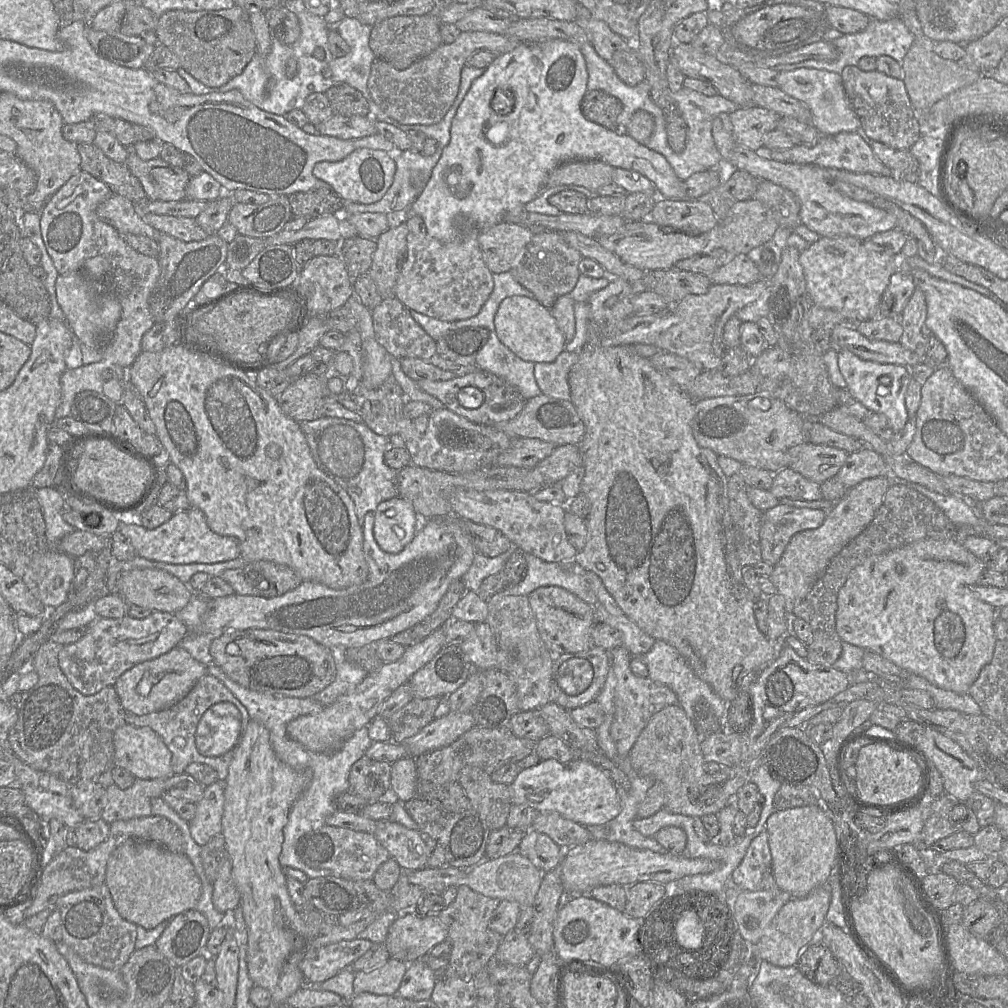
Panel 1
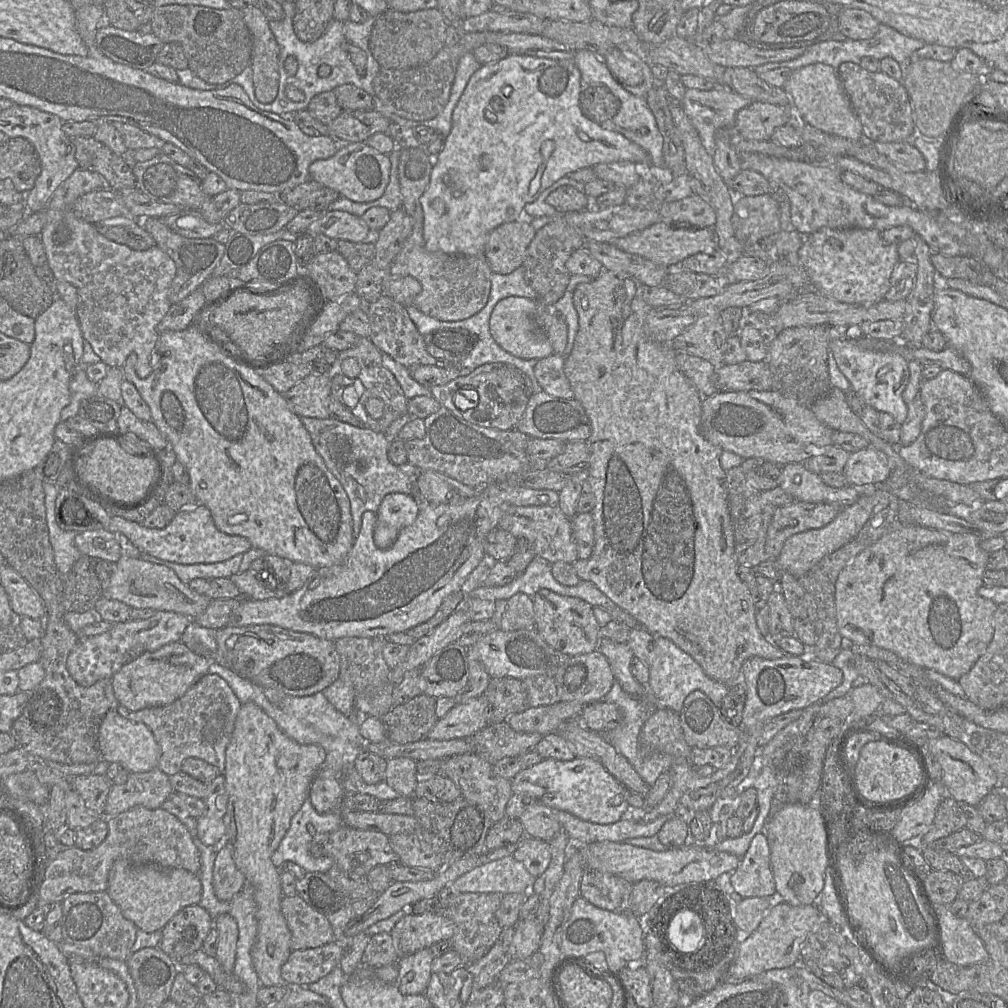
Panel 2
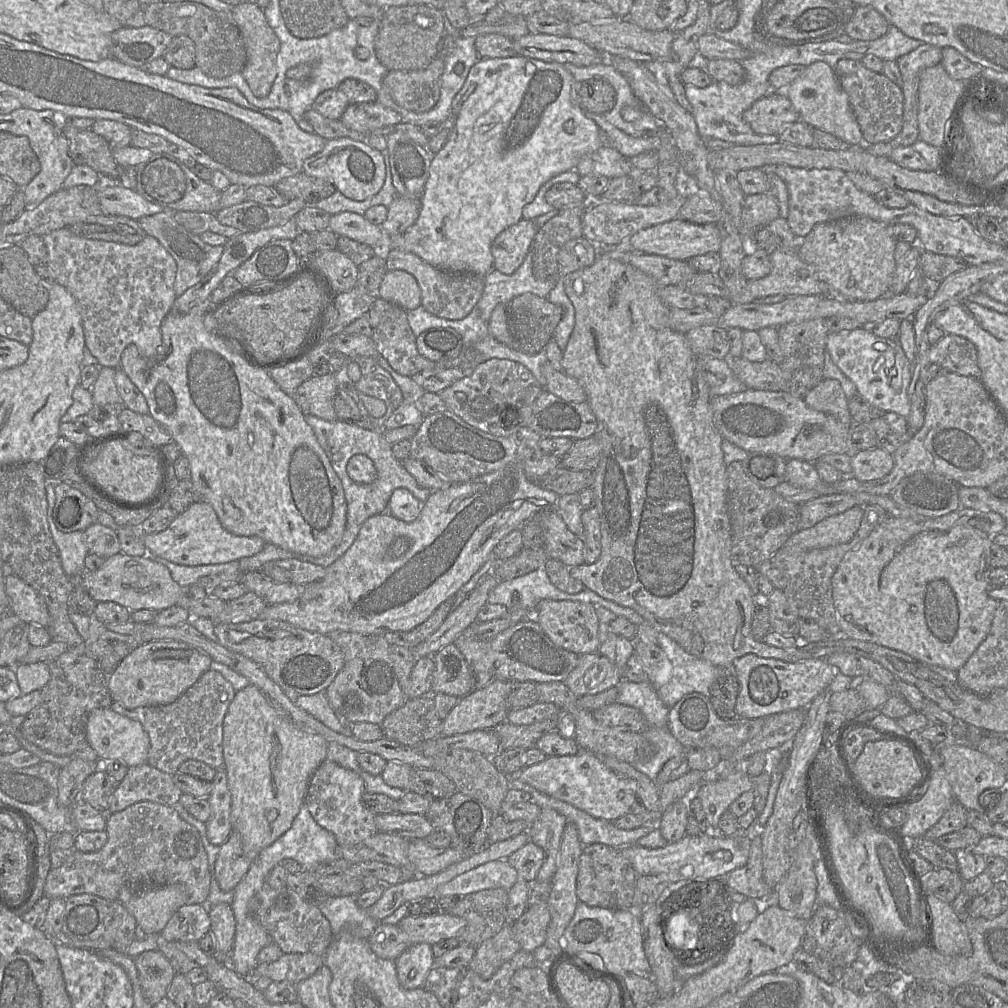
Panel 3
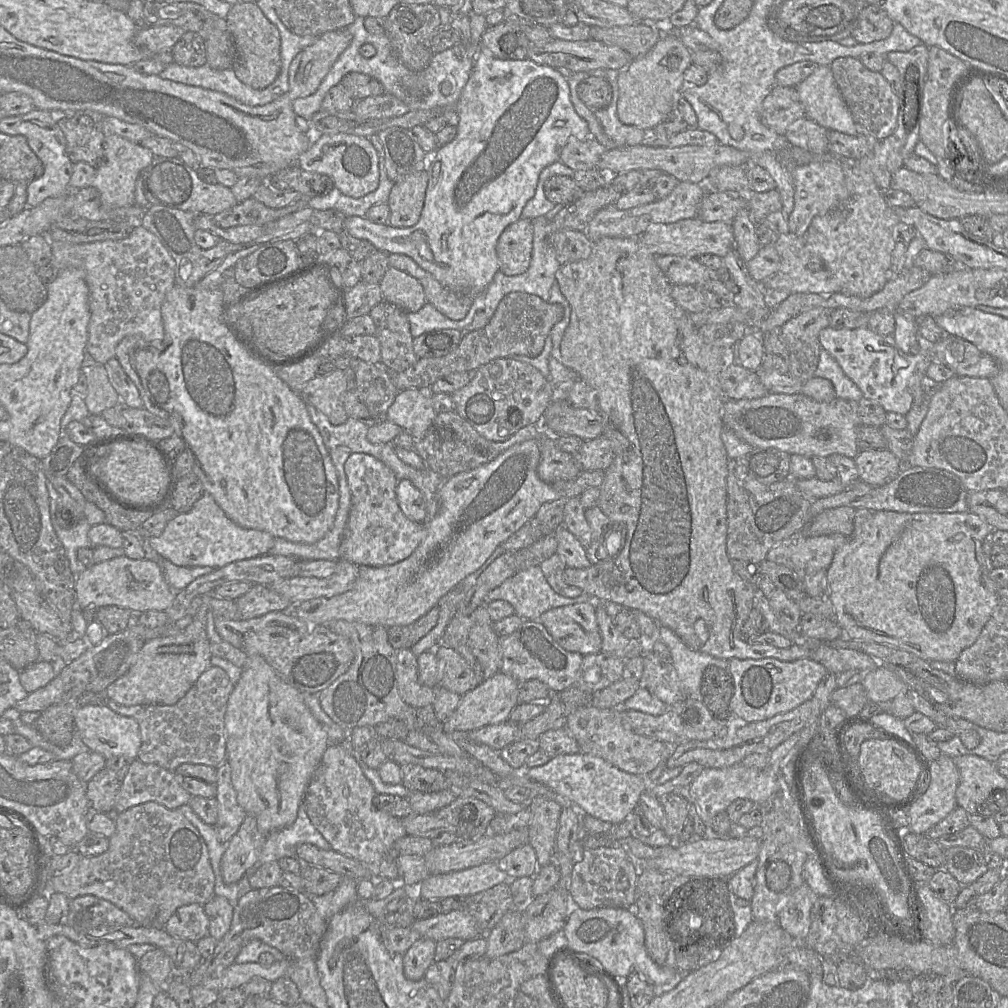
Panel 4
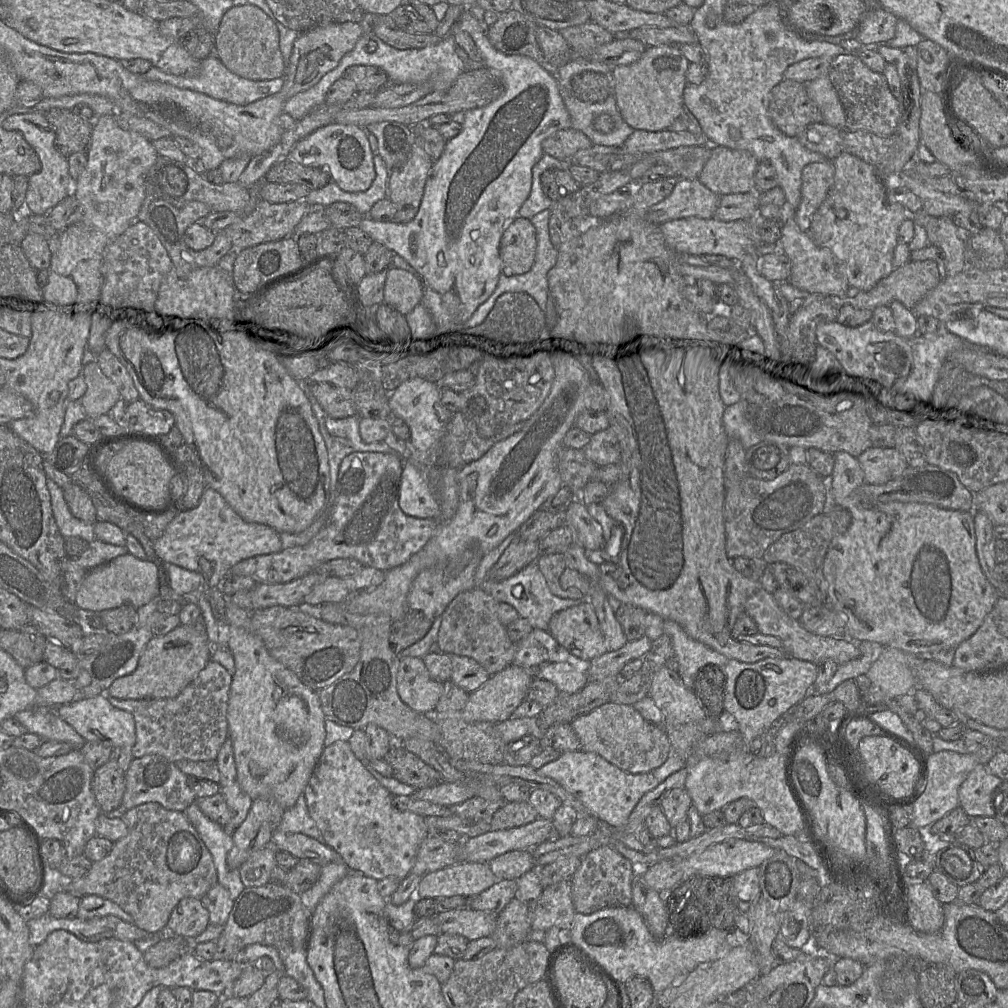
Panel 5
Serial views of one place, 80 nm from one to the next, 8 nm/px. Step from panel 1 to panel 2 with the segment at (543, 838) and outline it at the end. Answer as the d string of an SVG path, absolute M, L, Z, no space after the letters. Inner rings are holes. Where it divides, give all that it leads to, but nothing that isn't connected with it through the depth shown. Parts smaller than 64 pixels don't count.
M524 836L518 842L518 847L512 856L537 878L545 872L550 864L551 849L549 843L544 840Z

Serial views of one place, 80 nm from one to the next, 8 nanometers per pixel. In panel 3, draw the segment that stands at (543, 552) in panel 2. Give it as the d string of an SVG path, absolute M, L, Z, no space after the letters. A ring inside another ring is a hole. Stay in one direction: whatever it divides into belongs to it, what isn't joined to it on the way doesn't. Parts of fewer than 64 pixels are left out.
M548 509L539 514L543 529L543 547L549 558L555 558L570 567L582 565L584 560L583 539L575 535L556 509Z

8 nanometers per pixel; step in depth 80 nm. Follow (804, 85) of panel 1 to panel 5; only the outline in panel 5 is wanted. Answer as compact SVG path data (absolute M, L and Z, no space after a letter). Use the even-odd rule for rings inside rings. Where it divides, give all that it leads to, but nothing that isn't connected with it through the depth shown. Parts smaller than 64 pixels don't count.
M828 74L808 82L806 91L818 106L824 123L846 129L845 110Z

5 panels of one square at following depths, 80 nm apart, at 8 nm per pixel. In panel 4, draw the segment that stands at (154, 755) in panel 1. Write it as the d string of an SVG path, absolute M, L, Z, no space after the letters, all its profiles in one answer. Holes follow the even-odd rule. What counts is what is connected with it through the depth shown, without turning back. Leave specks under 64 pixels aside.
M105 704L86 705L75 712L74 724L78 736L91 751L101 754L106 759L113 756L124 756L131 761L137 759L141 736L135 719L120 715Z

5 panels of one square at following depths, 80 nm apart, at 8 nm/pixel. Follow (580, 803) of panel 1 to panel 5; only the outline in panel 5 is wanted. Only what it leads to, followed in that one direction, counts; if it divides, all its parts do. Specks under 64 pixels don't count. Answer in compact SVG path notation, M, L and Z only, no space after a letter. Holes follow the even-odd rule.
M582 749L564 752L558 759L543 765L536 772L553 779L576 797L598 821L612 828L622 828L642 796L659 784L651 772L630 774L600 755Z

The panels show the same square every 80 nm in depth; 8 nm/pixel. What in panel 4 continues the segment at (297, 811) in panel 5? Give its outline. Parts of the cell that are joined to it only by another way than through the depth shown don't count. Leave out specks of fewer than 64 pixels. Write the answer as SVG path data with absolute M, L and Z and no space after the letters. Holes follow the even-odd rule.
M303 799L293 824L274 830L267 836L258 861L252 870L262 864L278 861L286 856L296 857L296 848L304 843L312 844L323 850L332 849L329 842L312 824Z

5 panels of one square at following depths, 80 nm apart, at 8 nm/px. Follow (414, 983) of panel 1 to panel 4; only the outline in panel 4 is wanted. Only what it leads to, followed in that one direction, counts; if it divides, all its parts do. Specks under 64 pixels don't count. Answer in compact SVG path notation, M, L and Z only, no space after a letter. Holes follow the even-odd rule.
M422 938L414 943L403 954L403 969L407 979L418 981L423 979L429 966L435 961L436 942L430 938Z

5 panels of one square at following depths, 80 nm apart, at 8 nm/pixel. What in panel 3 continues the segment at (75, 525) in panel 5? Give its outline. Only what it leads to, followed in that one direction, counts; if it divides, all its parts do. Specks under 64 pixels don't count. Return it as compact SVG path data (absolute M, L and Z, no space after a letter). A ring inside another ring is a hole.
M47 480L45 491L48 502L47 520L49 529L59 550L63 570L69 577L78 577L86 571L84 560L88 554L88 548L82 539L83 531L64 533L57 528L53 519L53 509L56 502L55 487Z

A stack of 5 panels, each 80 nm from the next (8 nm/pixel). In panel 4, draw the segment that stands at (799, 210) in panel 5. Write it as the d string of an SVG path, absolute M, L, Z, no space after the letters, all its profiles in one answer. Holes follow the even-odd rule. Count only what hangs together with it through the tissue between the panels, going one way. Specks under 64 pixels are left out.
M837 157L793 167L792 177L795 186L794 208L787 216L788 226L791 233L804 237L812 219L815 216L826 214L843 201L846 201L849 198L849 192L846 186L842 160Z

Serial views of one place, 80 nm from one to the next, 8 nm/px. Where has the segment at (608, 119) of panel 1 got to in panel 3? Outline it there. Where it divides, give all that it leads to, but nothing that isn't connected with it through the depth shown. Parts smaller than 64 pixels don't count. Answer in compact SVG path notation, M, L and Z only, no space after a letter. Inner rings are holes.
M588 79L581 83L579 103L583 109L594 114L610 111L616 103L616 93L605 79Z

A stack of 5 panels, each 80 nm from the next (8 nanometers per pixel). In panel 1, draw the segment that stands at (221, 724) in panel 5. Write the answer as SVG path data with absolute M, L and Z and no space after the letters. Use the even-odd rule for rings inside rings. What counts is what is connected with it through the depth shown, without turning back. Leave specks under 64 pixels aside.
M210 674L203 676L194 685L191 691L175 705L164 710L141 716L135 715L131 712L126 712L125 721L135 727L150 727L161 737L172 754L171 767L174 775L184 773L186 767L191 763L204 763L214 768L218 774L218 780L224 783L228 775L228 769L234 751L228 751L226 754L218 757L203 756L197 750L195 739L196 730L203 714L210 707L220 702L231 702L239 709L244 731L250 720L247 709L218 678Z

